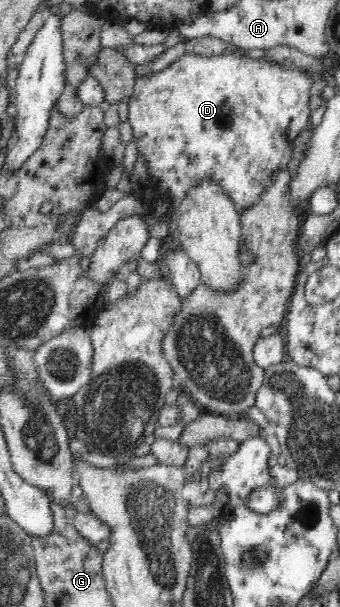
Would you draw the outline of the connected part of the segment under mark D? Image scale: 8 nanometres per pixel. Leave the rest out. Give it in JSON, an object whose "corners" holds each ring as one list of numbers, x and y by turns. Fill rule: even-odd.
{"corners":[[228,51,210,57,184,53,163,71,141,75,129,98,128,120,133,129,132,141,147,165,144,198,151,204,159,191,167,193,175,209,189,189,208,177,230,197,238,214,245,207,255,205,273,183,271,175,293,161,293,141,301,131,310,128,312,89,313,81,305,70,292,69,265,58,239,57]]}

